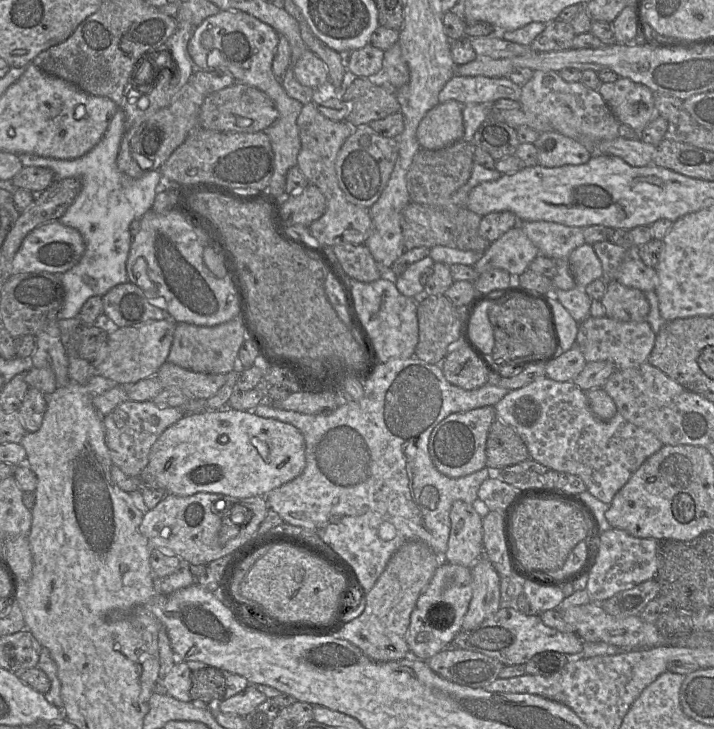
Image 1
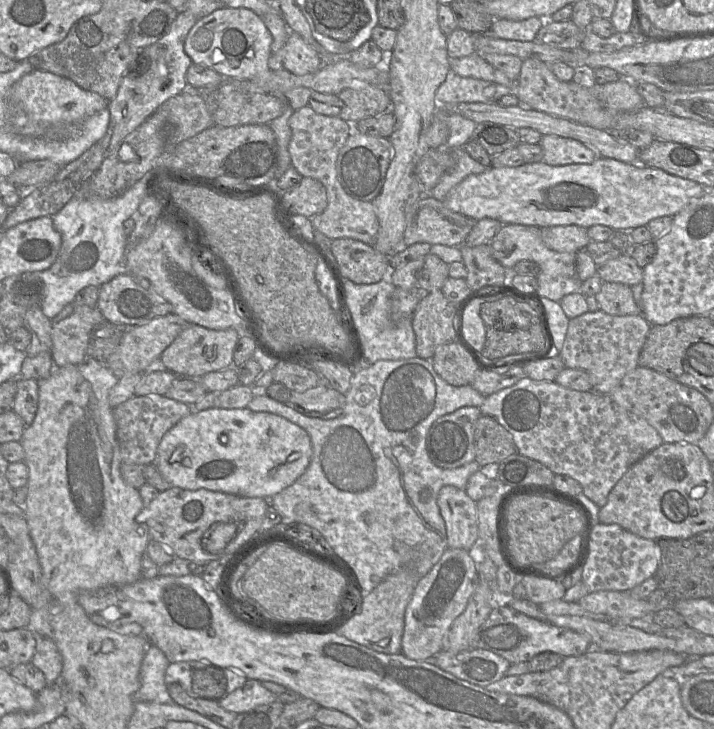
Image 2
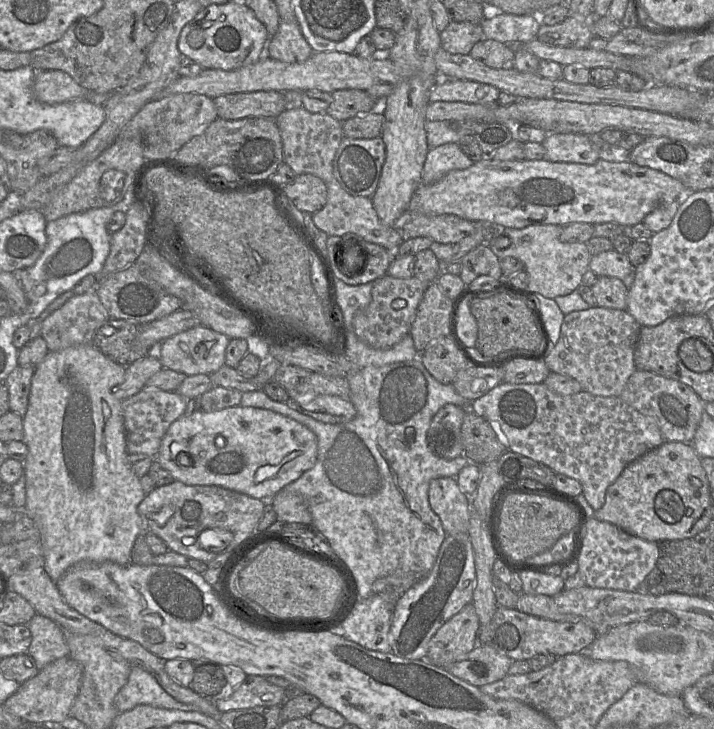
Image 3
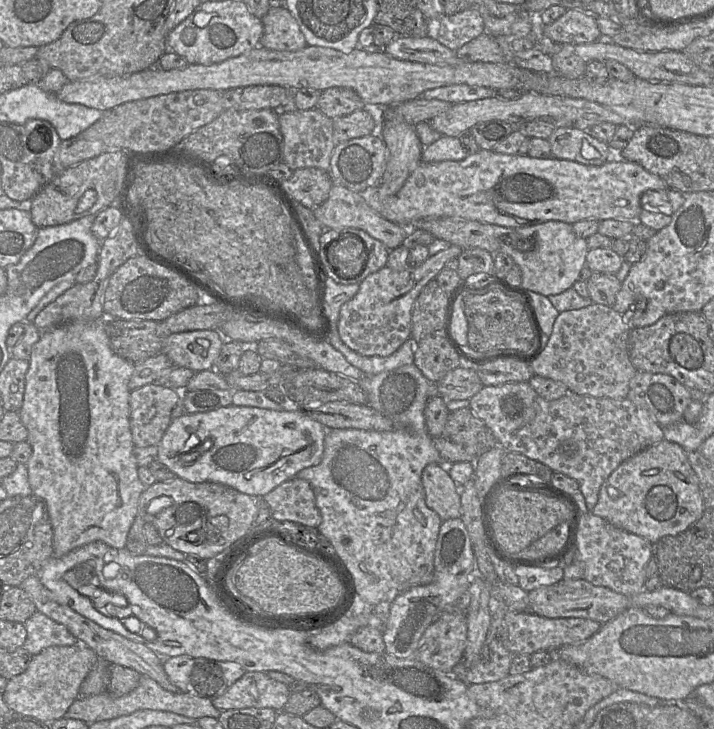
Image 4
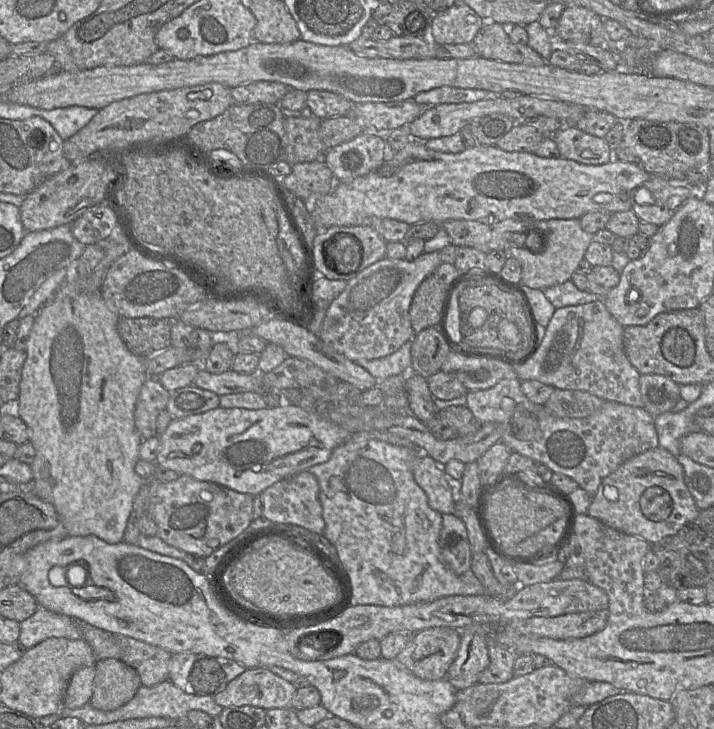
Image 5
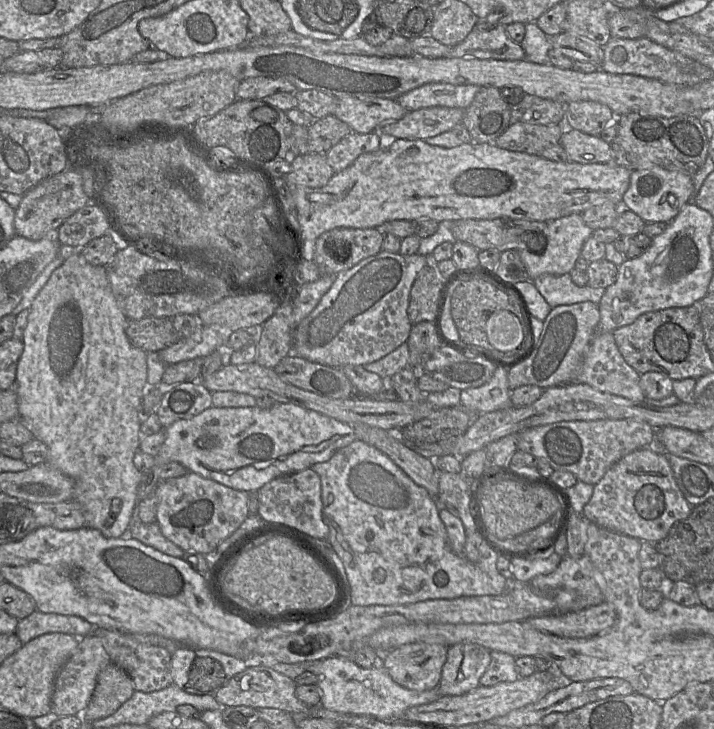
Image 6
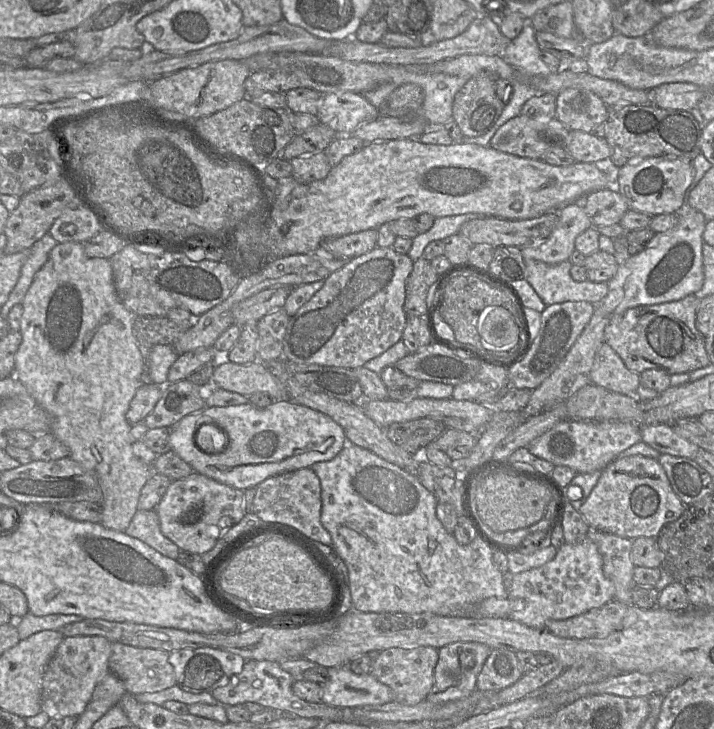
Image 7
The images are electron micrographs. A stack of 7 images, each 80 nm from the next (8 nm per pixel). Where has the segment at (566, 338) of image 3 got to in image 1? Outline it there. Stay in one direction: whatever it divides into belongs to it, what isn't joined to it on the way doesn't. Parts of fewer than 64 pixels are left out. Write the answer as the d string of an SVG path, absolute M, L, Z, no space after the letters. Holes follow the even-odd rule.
M589 316L579 323L576 345L587 362L610 361L614 363L616 370L624 370L647 362L654 347L655 338L656 334L647 320L626 322L607 316Z

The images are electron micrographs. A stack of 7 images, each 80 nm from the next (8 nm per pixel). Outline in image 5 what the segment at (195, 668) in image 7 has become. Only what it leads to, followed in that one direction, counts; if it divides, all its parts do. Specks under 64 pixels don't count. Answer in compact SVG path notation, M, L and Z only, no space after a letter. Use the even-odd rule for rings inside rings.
M195 654L194 662L188 676L188 682L196 695L211 695L225 680L225 673L215 657Z

